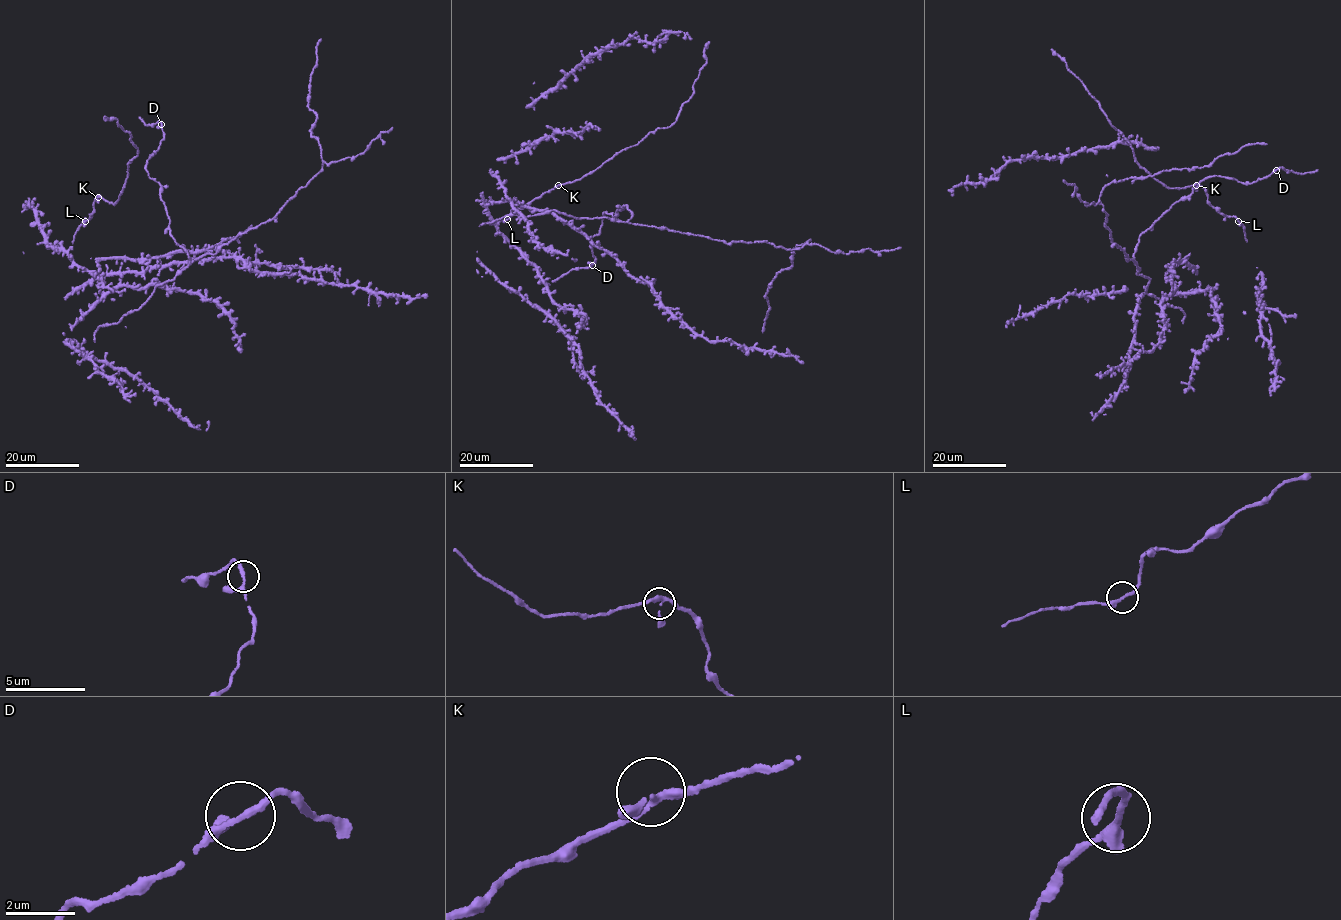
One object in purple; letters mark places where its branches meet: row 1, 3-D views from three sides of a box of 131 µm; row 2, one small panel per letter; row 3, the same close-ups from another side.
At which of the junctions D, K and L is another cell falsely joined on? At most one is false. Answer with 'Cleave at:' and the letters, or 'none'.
Cleave at: none

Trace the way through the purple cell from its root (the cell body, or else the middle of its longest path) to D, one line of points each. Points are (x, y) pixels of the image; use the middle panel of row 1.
D: (611, 218), (624, 222), (633, 216), (627, 205), (615, 216), (604, 213), (600, 233), (590, 239), (592, 265)

